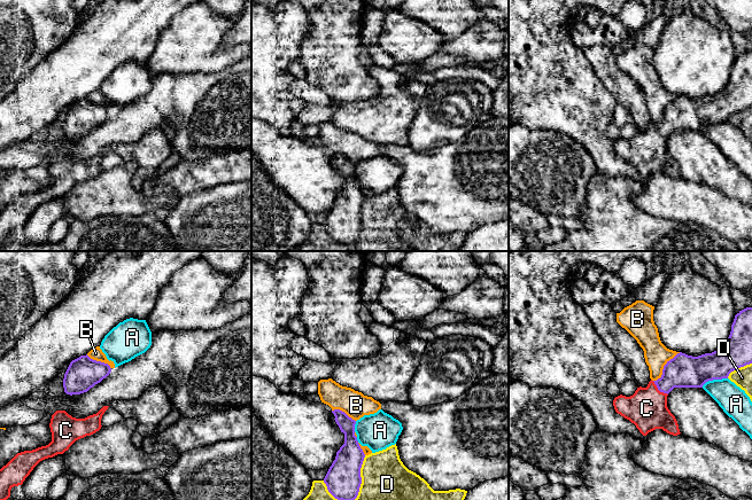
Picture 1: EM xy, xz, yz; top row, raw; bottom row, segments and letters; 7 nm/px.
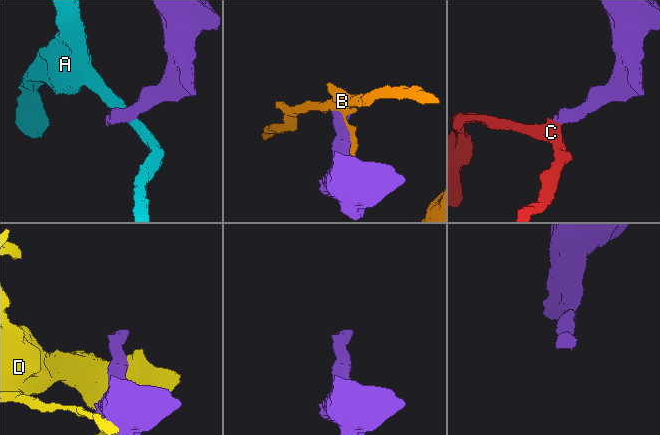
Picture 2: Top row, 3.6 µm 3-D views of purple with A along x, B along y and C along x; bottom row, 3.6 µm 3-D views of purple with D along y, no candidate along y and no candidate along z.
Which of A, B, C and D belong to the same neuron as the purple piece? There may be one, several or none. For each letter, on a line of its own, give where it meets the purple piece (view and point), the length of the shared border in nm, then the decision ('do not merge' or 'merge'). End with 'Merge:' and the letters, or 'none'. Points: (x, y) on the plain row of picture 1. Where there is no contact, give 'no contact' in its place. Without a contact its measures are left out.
A: contact yz (714, 122); length 200 nm; do not merge
B: contact yz (664, 110); length 280 nm; do not merge
C: contact yz (659, 133); length 150 nm; merge
D: contact xz (359, 229); length 380 nm; do not merge
Merge: C

